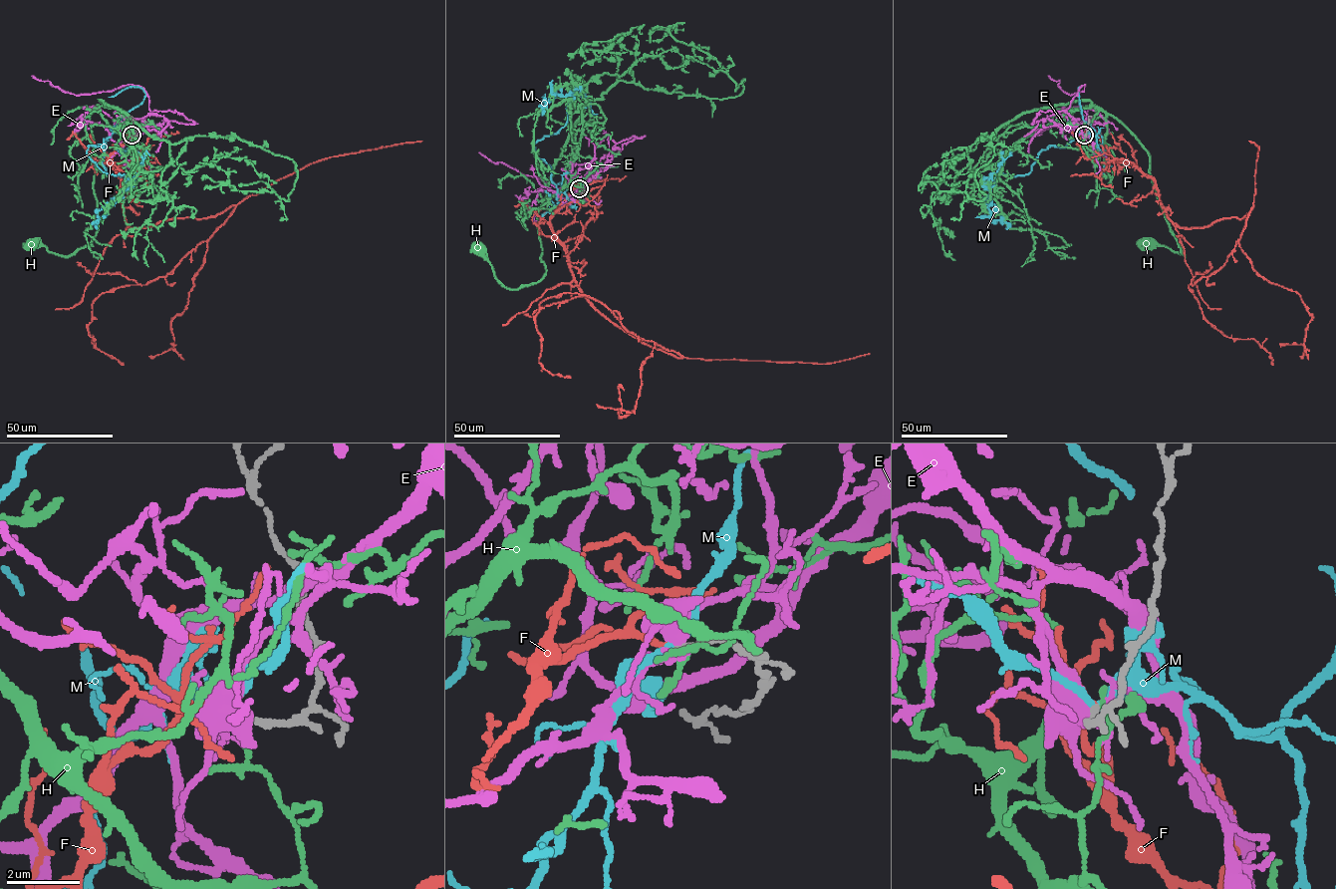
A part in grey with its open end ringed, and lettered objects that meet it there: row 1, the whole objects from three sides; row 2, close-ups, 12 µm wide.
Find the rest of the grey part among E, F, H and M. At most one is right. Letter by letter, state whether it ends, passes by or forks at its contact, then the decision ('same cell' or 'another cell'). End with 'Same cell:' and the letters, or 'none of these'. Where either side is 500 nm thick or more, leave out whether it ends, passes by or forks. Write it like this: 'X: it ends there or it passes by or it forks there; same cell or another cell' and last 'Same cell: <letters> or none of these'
E: it forks there; another cell
F: it ends there; same cell
H: it passes by; another cell
M: it passes by; another cell
Same cell: F

